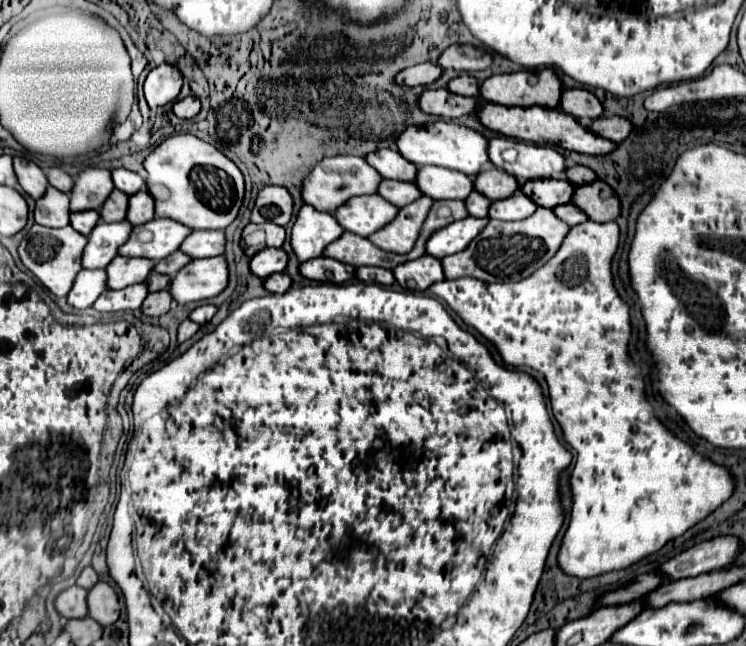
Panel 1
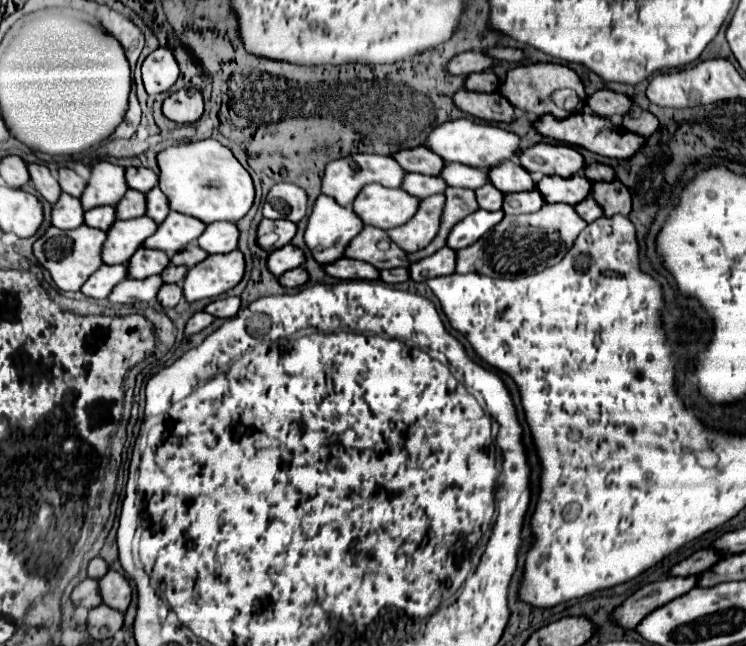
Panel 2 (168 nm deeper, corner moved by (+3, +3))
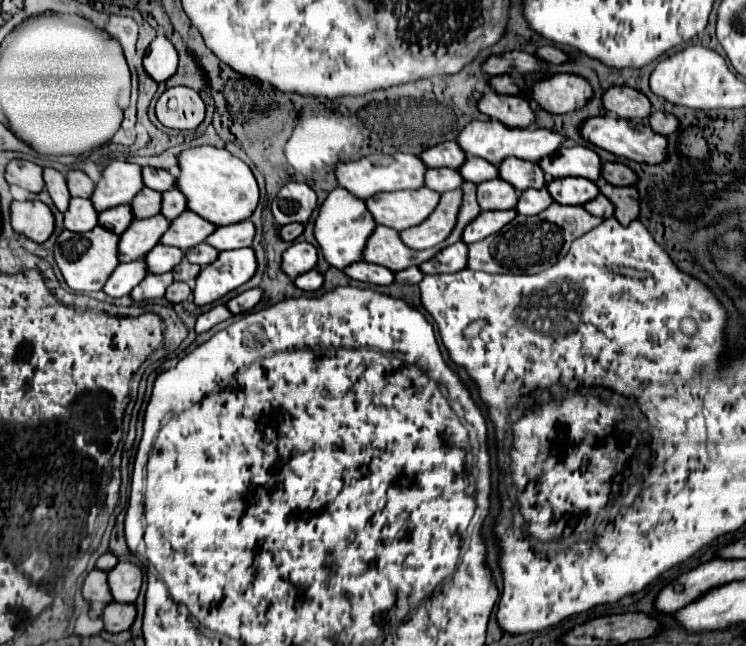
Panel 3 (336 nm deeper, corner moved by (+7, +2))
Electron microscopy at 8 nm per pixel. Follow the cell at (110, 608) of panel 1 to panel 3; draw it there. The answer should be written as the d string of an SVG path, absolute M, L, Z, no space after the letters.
M118 563L108 571L108 587L118 603L134 603L142 587L142 571L134 563Z

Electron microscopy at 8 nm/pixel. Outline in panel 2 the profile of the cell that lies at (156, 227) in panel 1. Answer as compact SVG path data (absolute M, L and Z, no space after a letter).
M170 212L168 218L158 226L156 234L152 234L144 242L144 246L164 250L172 256L172 252L180 252L180 248L184 248L192 240L198 240L204 230L206 224L202 220L196 220L180 212Z

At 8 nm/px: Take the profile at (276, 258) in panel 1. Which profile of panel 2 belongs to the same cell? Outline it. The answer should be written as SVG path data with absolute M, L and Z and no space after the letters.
M286 244L278 250L274 250L268 258L268 268L274 276L282 276L284 272L292 270L292 268L298 268L304 264L304 252L292 244Z

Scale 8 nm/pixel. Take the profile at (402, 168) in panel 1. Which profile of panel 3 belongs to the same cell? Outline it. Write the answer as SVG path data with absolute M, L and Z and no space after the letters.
M446 141L446 143L434 145L434 147L426 149L424 153L420 153L420 159L426 167L458 169L466 157L464 157L464 153L460 153L460 147L456 145L456 141Z

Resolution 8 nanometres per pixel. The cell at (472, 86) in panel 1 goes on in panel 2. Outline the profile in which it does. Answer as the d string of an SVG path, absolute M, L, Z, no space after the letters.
M480 72L466 78L466 90L476 90L476 92L496 92L500 84L502 80L494 72Z

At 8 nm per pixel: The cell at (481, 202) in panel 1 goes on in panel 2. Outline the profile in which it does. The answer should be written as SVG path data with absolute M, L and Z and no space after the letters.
M490 182L480 186L476 190L476 196L478 196L478 204L482 210L500 210L504 204L504 194Z

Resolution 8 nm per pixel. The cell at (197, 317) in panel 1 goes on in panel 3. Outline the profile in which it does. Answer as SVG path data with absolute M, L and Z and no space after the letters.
M248 289L248 291L232 297L232 299L226 303L226 307L228 307L228 311L230 311L232 315L242 315L242 313L250 311L250 309L260 301L260 297L262 297L262 291L260 291L260 289Z

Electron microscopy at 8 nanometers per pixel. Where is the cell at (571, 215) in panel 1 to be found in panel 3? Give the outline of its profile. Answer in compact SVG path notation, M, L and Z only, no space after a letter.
M600 193L596 199L592 199L592 201L588 201L586 205L584 205L584 209L590 213L590 215L594 215L594 217L612 217L614 215L614 209L612 209L612 203Z

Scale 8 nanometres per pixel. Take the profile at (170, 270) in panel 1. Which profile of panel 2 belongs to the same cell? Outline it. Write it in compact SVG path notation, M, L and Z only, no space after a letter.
M188 244L184 250L180 250L172 256L172 264L176 264L176 266L182 264L186 268L192 268L198 262L202 262L206 256L208 256L208 252L204 252L198 244Z

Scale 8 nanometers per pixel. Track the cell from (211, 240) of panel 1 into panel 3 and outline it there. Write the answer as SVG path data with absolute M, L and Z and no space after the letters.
M246 219L240 223L216 227L216 231L206 237L206 243L218 251L226 249L240 249L240 247L250 247L254 239L254 225Z

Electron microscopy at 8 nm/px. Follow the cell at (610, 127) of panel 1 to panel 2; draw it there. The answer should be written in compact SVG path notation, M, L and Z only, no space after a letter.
M634 108L632 112L628 112L622 120L622 126L628 128L630 132L636 132L640 136L650 136L658 130L658 118L650 112L644 112L640 108Z

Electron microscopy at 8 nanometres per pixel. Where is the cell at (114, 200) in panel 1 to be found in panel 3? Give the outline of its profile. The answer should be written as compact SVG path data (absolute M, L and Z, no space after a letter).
M142 189L130 203L134 219L146 219L152 215L160 213L160 193L152 191L152 189Z

